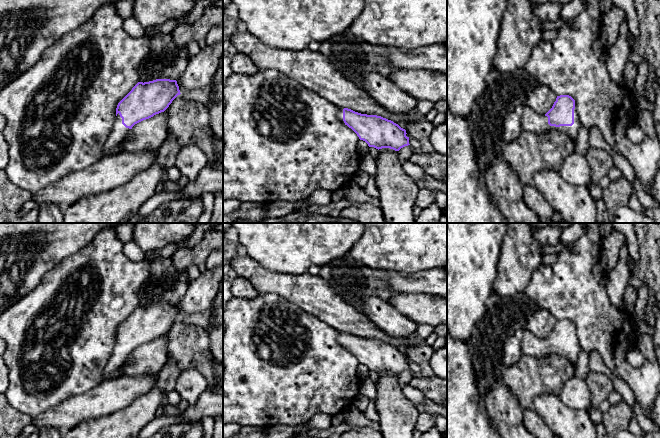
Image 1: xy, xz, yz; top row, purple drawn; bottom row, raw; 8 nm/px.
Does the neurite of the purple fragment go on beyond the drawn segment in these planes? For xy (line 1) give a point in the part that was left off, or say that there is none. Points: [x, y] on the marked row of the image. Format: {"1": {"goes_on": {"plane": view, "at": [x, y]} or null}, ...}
{"1": {"goes_on": {"plane": "xy", "at": [200, 70]}}}

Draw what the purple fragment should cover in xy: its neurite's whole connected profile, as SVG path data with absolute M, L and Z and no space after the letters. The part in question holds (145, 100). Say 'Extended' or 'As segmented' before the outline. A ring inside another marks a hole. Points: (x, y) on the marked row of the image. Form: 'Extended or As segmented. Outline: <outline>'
Extended. Outline: M223 40L206 45L191 57L185 72L177 81L156 79L138 82L117 105L104 154L111 154L135 124L164 112L184 90L209 88L222 55Z

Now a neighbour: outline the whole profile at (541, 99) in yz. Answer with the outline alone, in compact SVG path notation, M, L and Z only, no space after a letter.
M546 85L536 86L526 98L523 106L528 106L540 115L545 115L556 101L557 95Z

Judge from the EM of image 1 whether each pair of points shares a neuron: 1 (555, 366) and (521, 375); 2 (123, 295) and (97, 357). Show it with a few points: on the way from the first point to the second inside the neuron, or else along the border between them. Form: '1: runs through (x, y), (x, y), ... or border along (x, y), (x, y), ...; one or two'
1: runs through (547, 374), (529, 375); one
2: runs through (108, 310), (97, 321), (97, 342); one

